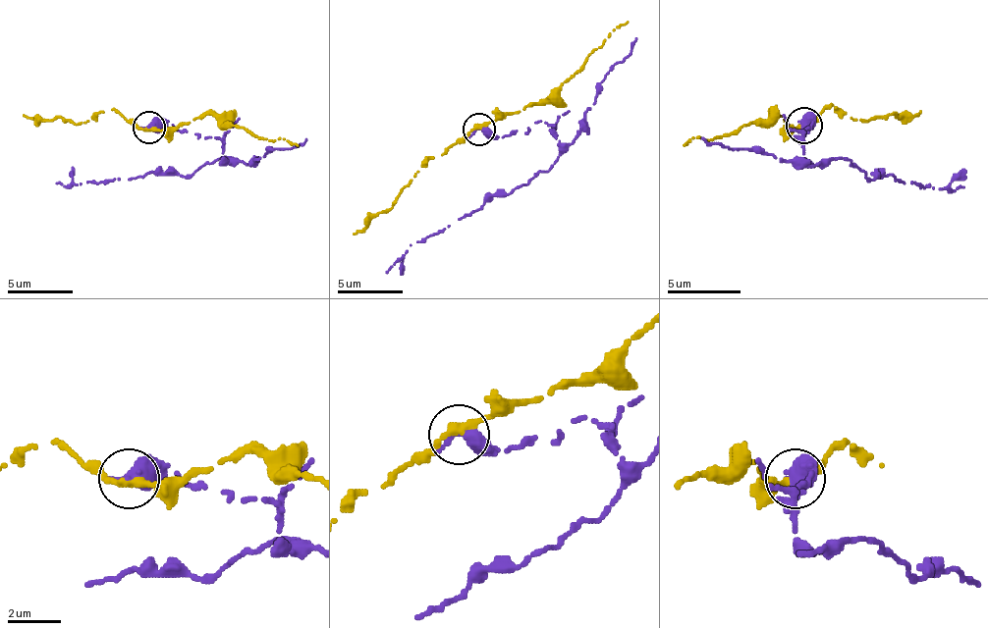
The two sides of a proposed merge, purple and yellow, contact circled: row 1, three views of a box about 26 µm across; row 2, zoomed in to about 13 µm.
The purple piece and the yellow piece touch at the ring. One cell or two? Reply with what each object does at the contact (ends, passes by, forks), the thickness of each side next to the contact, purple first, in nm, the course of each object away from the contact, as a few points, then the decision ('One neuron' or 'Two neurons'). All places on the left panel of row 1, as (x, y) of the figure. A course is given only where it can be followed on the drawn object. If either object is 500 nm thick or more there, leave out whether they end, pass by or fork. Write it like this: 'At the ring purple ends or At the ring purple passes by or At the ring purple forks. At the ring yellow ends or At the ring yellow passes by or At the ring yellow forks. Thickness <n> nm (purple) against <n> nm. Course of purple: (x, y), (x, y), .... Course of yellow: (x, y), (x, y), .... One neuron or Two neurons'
Thickness 550 nm (purple) against 300 nm. Course of purple: (150, 129), (169, 122), (215, 138), (228, 164), (82, 183), (72, 167). Course of yellow: (150, 129), (166, 131), (198, 115), (215, 115), (261, 138), (297, 144). Two neurons

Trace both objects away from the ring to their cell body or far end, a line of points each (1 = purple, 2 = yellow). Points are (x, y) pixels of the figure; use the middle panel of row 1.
1: (480, 129), (499, 138), (545, 122), (558, 141), (558, 157), (411, 245), (402, 275)
2: (480, 129), (528, 105), (545, 102), (627, 21)

